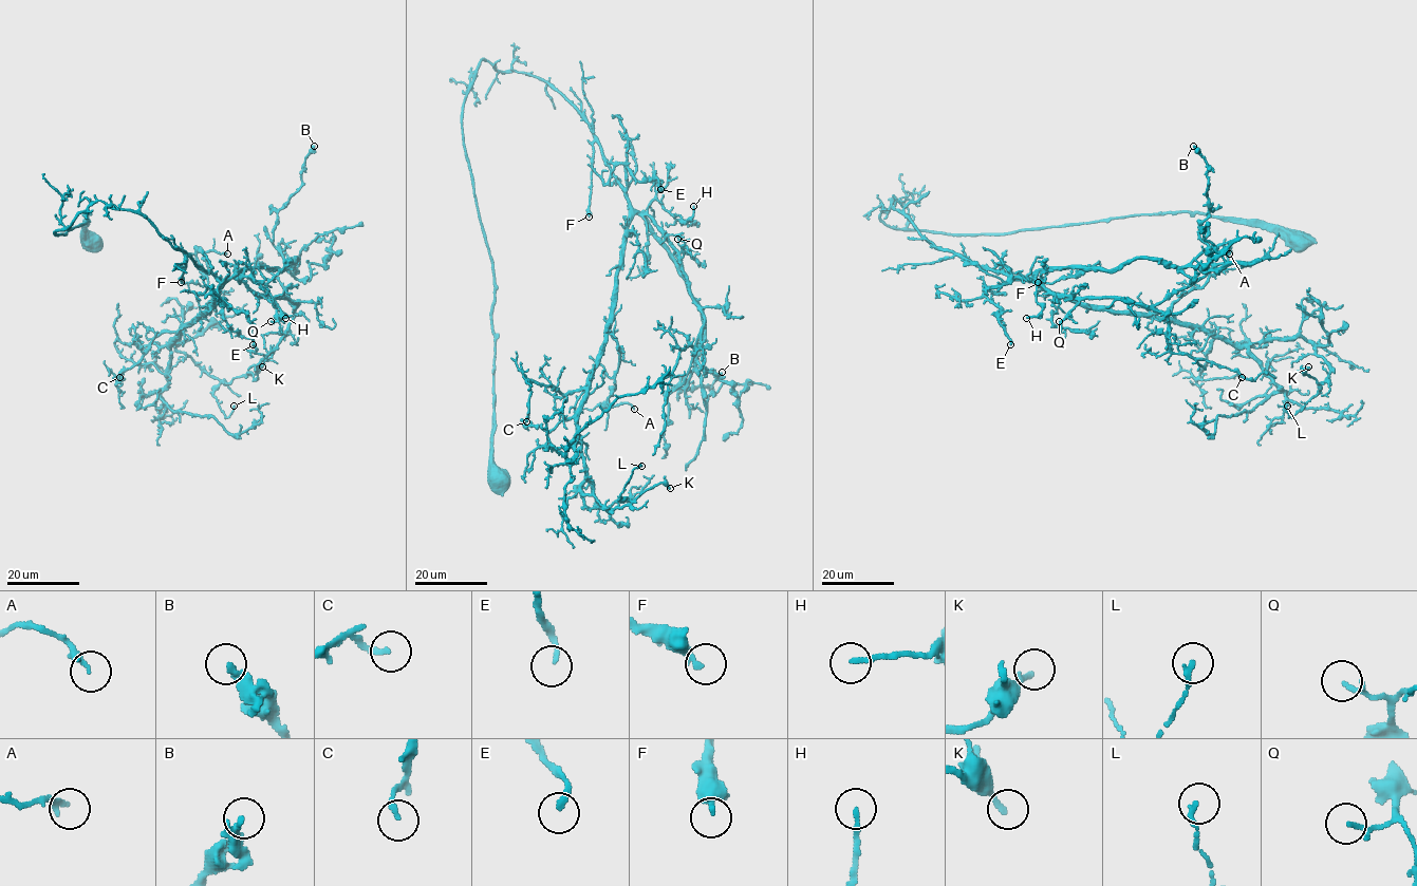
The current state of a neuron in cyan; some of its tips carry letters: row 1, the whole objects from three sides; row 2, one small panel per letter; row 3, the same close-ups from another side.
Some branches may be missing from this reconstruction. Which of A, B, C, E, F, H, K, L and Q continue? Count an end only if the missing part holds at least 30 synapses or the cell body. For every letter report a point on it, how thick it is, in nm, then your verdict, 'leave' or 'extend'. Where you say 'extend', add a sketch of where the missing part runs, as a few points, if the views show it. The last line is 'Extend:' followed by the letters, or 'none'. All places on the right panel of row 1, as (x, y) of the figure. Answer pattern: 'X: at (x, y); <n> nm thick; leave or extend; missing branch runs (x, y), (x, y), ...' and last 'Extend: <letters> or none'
A: at (1229, 253); 180 nm thick; leave
B: at (1193, 146); 280 nm thick; leave
C: at (1242, 377); 180 nm thick; leave
E: at (1010, 344); 170 nm thick; leave
F: at (1038, 282); 260 nm thick; leave
H: at (1026, 318); 180 nm thick; leave
K: at (1308, 366); 220 nm thick; leave
L: at (1287, 406); 190 nm thick; leave
Q: at (1059, 321); 110 nm thick; leave
Extend: none

